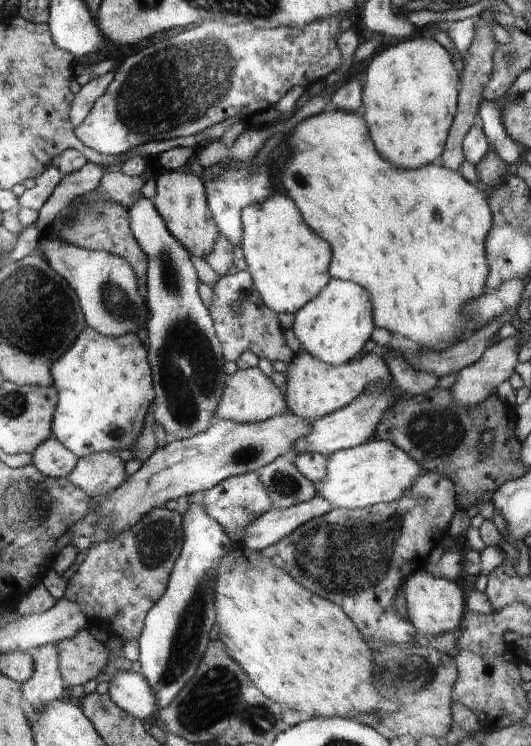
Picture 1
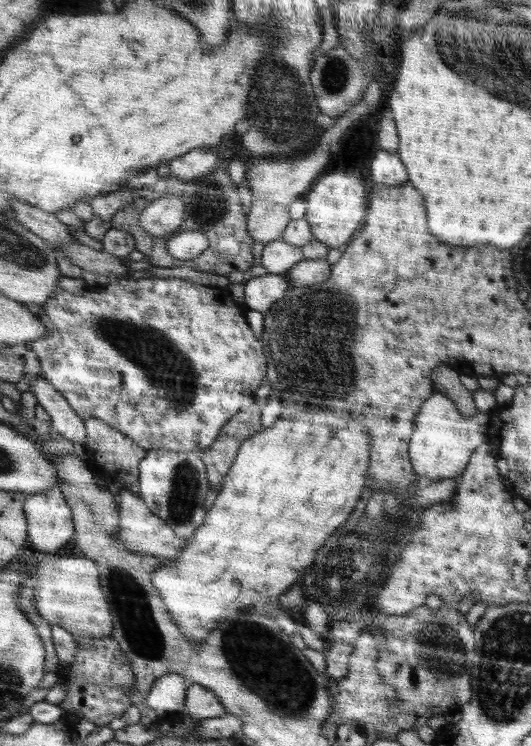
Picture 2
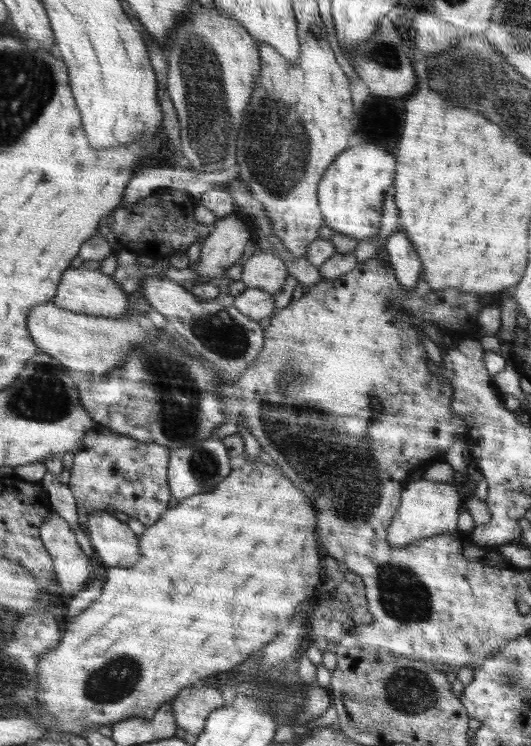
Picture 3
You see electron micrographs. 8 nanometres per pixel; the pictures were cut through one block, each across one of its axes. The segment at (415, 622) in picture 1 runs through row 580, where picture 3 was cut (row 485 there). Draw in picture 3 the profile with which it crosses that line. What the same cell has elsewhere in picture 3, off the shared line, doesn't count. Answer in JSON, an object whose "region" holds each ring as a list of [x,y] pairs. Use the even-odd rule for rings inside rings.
{"region":[[[423,478],[412,481],[401,494],[400,506],[387,528],[387,541],[392,548],[400,548],[434,535],[454,535],[458,532],[458,508],[462,499],[454,486],[446,482],[428,482]]]}

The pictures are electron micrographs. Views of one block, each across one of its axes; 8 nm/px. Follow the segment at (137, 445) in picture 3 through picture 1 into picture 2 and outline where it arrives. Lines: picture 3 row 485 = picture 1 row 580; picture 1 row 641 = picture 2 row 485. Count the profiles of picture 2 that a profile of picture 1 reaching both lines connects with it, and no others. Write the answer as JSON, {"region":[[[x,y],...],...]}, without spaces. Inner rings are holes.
{"region":[[[88,418],[84,420],[86,428],[86,441],[82,446],[86,451],[84,460],[90,473],[98,477],[101,474],[104,480],[119,482],[124,487],[124,492],[132,484],[139,482],[139,465],[142,459],[147,456],[147,451],[137,446],[128,436],[108,426],[104,420]]]}

